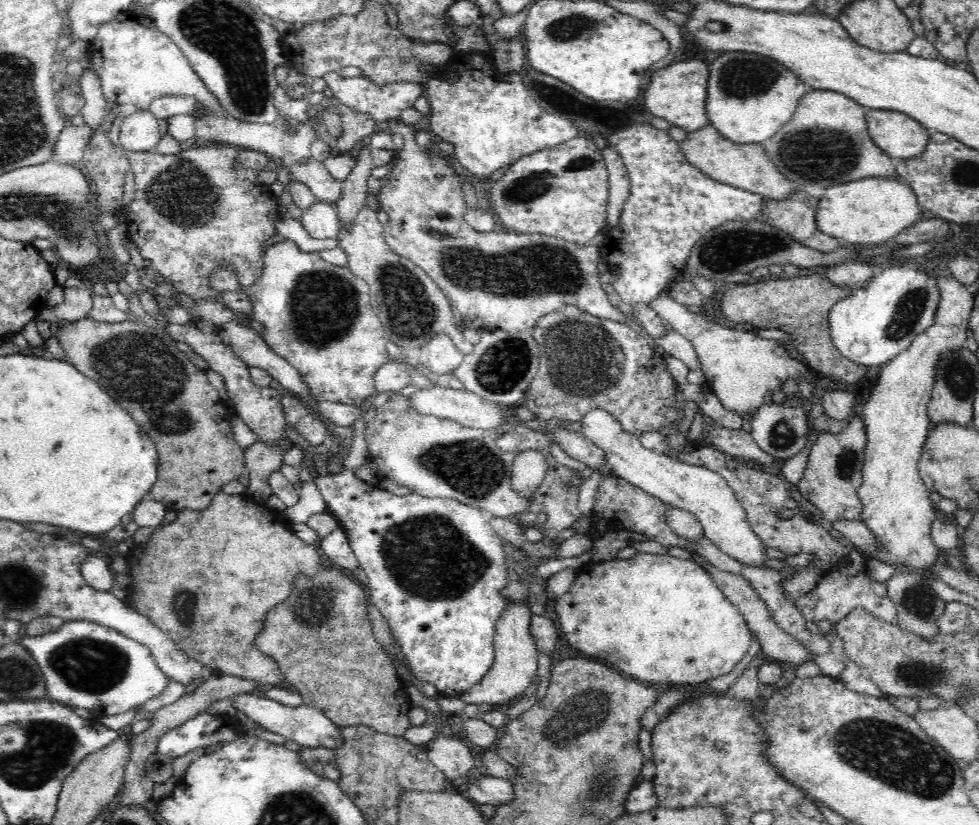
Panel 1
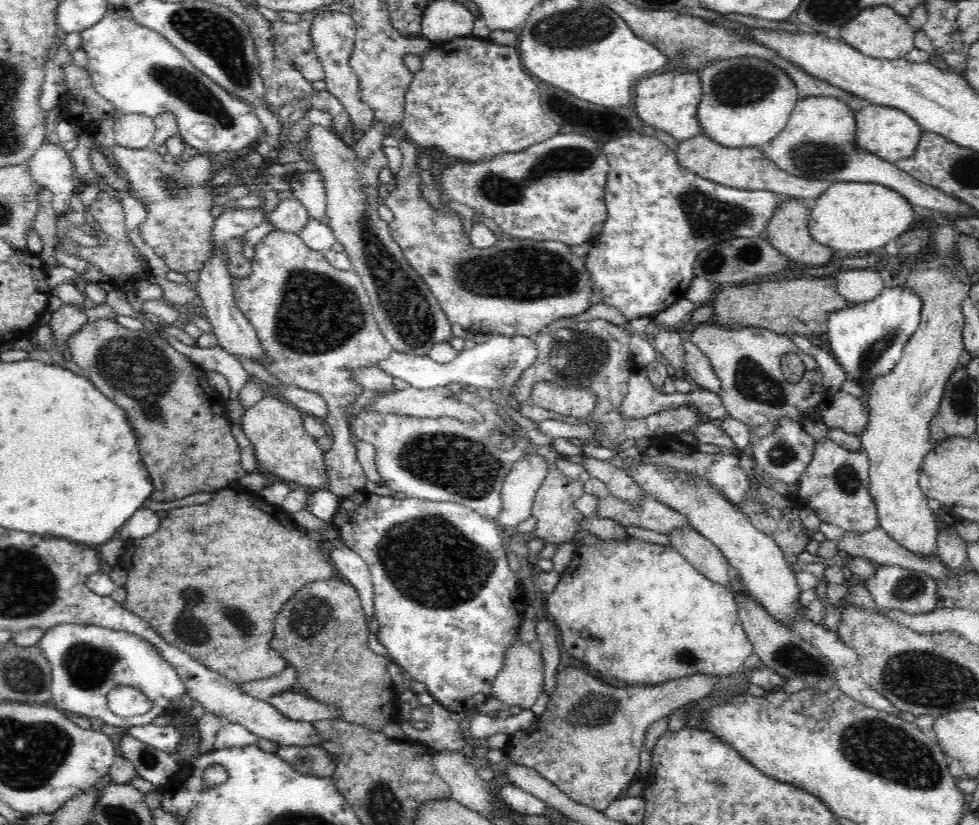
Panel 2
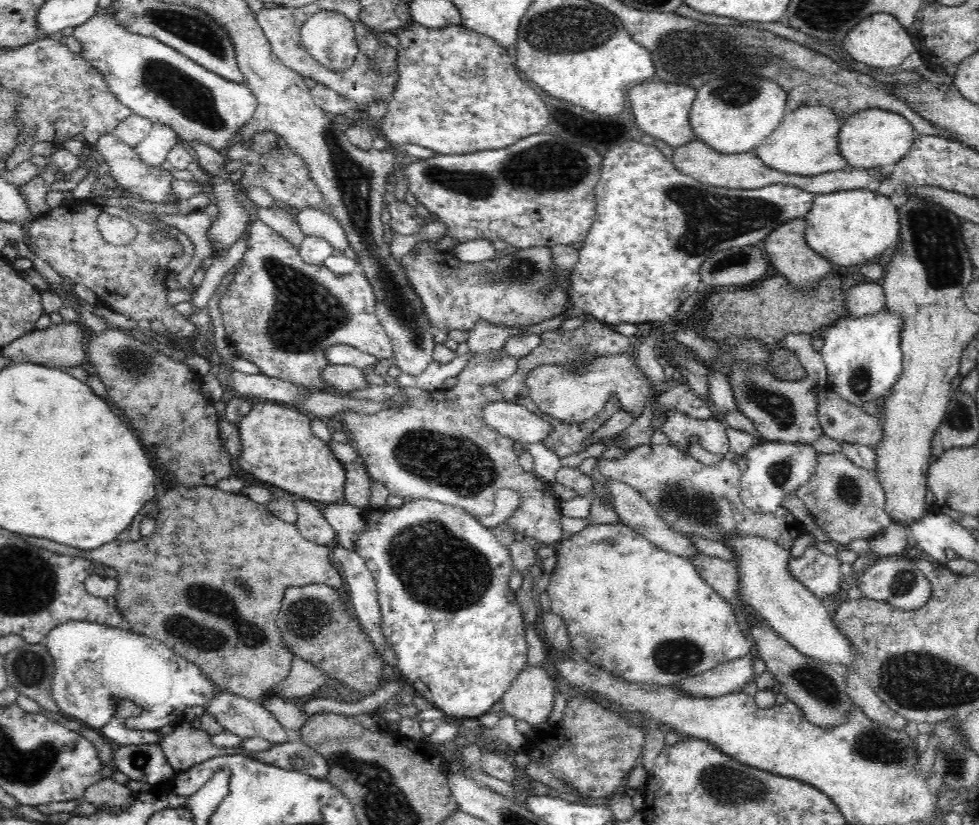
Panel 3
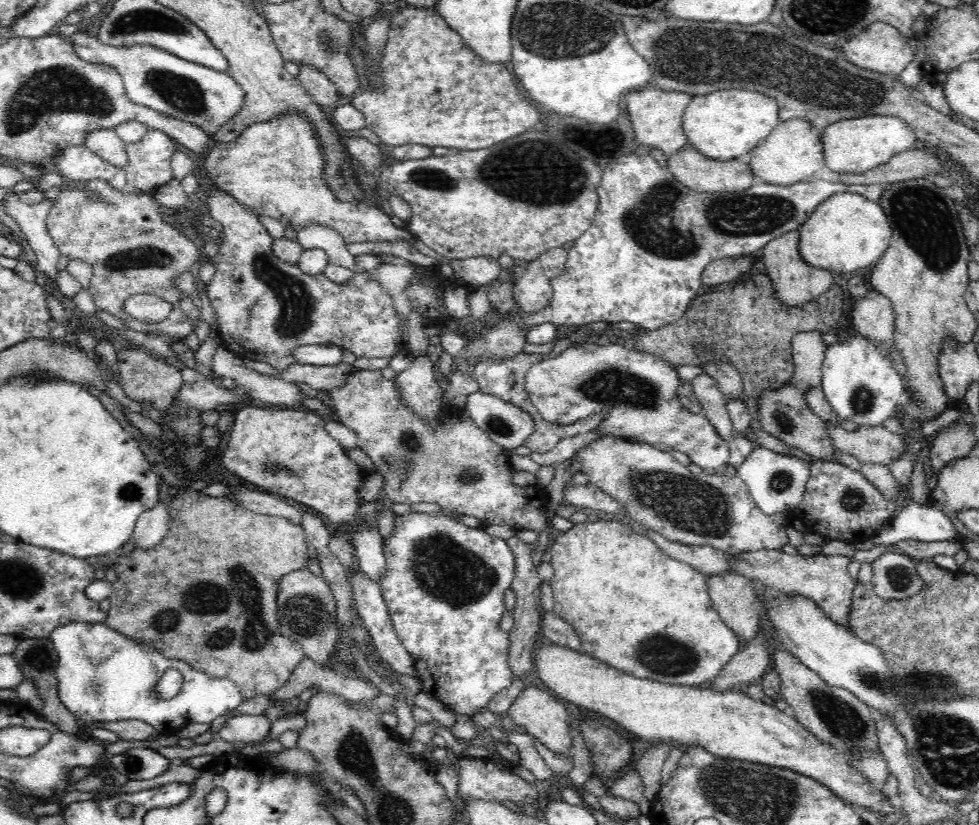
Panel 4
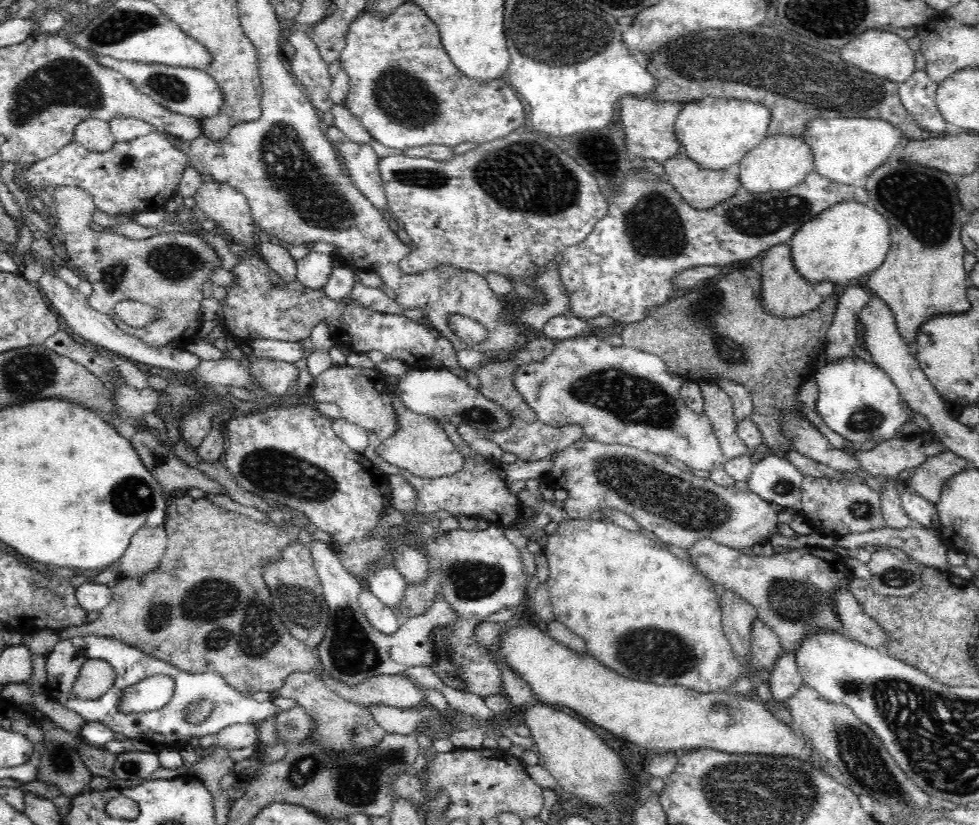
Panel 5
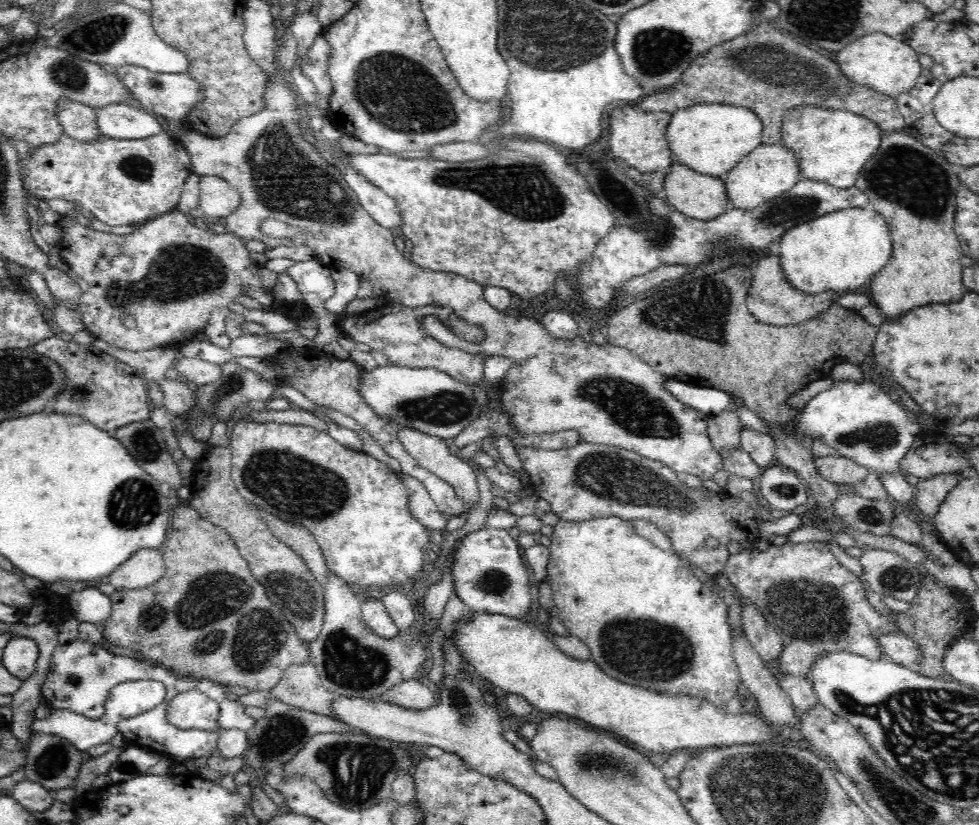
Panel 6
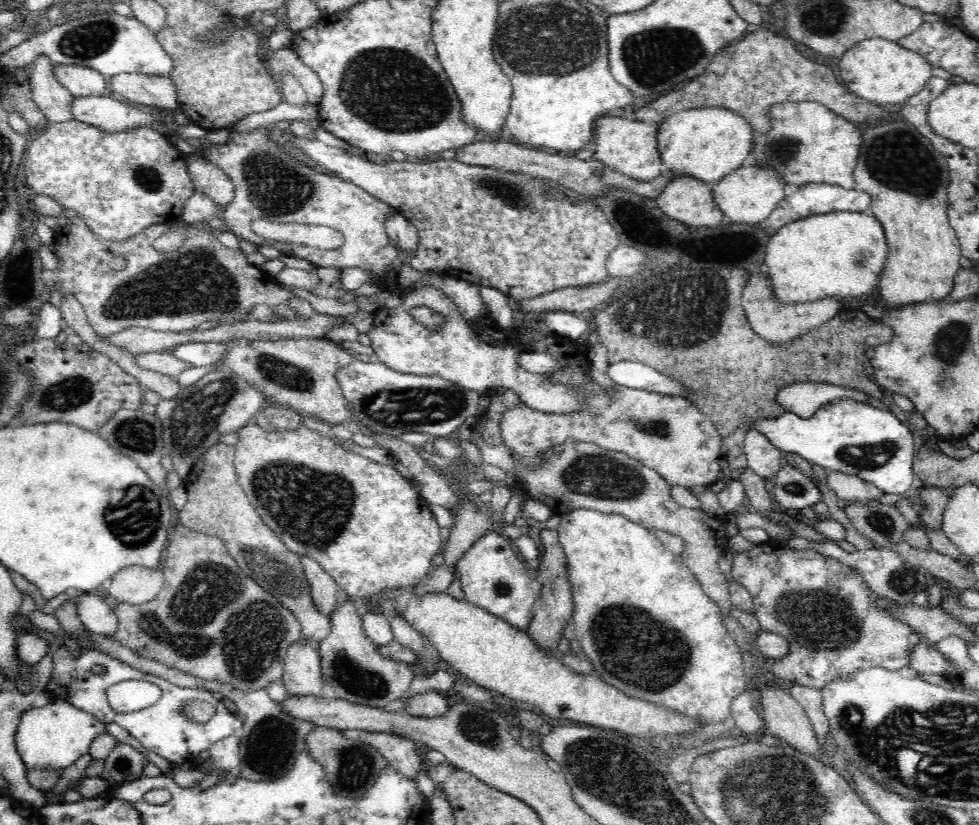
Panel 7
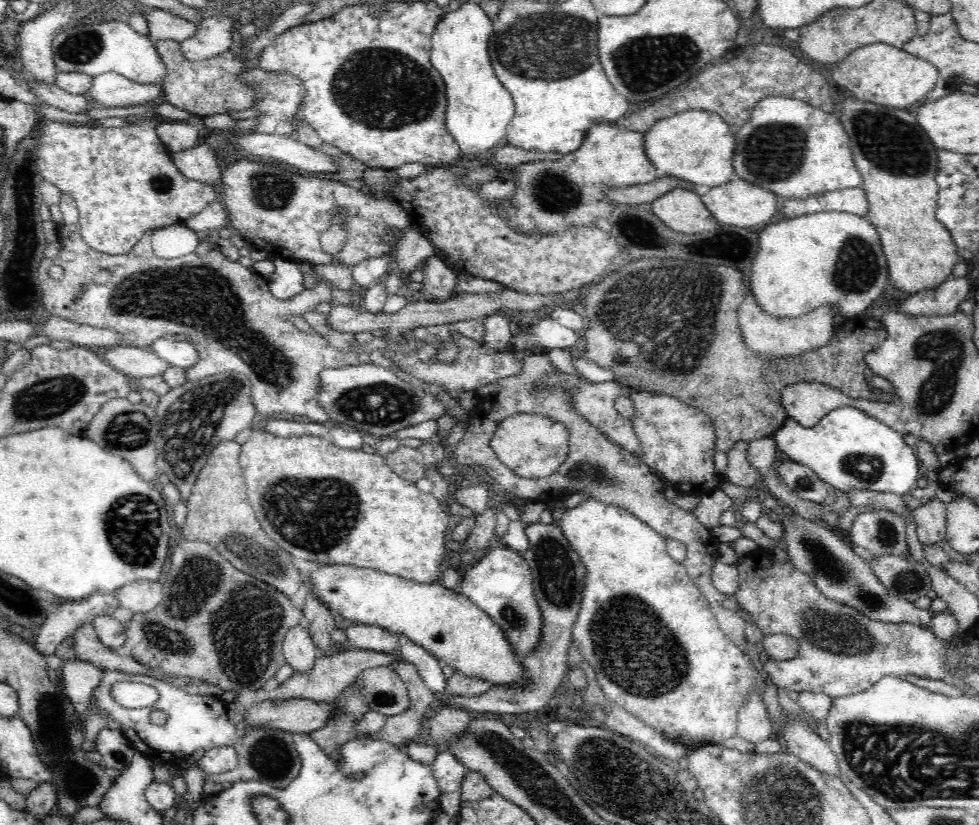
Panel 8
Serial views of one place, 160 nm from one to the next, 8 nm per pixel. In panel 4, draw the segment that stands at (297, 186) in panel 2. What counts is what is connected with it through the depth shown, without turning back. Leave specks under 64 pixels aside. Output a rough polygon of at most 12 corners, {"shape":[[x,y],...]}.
{"shape":[[321,224],[298,230],[304,249],[324,249],[332,264],[358,271],[336,230]]}

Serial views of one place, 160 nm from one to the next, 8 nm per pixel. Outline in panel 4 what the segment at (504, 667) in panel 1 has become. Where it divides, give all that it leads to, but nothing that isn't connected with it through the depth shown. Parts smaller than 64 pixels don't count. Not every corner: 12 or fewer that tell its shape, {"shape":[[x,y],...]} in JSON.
{"shape":[[524,687],[508,715],[569,756],[570,717],[550,691]]}

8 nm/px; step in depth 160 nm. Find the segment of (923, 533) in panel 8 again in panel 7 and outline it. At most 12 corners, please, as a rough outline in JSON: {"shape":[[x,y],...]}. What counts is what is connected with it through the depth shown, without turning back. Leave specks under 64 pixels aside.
{"shape":[[925,485],[916,494],[926,529],[941,530],[952,488]]}

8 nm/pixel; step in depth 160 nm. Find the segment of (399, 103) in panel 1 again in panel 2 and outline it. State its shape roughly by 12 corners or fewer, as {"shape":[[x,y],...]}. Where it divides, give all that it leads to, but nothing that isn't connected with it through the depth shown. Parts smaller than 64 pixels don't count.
{"shape":[[345,12],[315,13],[317,44],[326,90],[351,119],[358,142],[375,115],[362,101],[349,64],[356,23]]}

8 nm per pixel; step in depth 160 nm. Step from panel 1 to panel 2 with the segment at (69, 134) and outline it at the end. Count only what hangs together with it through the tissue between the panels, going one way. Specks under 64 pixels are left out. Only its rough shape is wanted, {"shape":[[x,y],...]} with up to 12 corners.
{"shape":[[42,145],[25,162],[52,192],[57,215],[73,211],[74,165],[64,145]]}

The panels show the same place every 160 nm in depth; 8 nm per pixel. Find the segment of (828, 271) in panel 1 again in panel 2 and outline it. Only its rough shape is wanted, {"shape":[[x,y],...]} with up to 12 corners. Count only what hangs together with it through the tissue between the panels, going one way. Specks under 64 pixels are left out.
{"shape":[[836,272],[837,291],[850,305],[884,290],[878,272]]}

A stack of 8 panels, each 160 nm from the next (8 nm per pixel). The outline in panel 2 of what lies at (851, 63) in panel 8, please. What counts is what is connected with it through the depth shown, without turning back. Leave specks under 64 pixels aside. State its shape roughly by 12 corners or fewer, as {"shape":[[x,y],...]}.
{"shape":[[887,4],[862,10],[837,33],[870,58],[915,50],[914,30]]}

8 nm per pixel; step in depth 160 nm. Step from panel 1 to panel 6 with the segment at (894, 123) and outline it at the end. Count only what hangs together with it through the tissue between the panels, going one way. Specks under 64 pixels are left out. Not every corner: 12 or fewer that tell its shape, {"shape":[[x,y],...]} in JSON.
{"shape":[[804,105],[780,143],[802,179],[855,186],[886,132],[849,111]]}

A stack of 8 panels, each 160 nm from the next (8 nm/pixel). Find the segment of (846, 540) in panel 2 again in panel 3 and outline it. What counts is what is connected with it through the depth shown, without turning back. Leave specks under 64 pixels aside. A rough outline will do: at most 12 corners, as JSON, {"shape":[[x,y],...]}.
{"shape":[[897,522],[868,539],[877,558],[906,556],[907,528]]}

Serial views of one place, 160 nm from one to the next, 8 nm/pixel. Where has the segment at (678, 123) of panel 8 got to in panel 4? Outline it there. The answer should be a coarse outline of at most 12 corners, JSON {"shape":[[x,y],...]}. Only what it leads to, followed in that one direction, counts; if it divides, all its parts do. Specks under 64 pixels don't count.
{"shape":[[753,90],[694,95],[682,126],[689,146],[734,160],[780,122]]}

